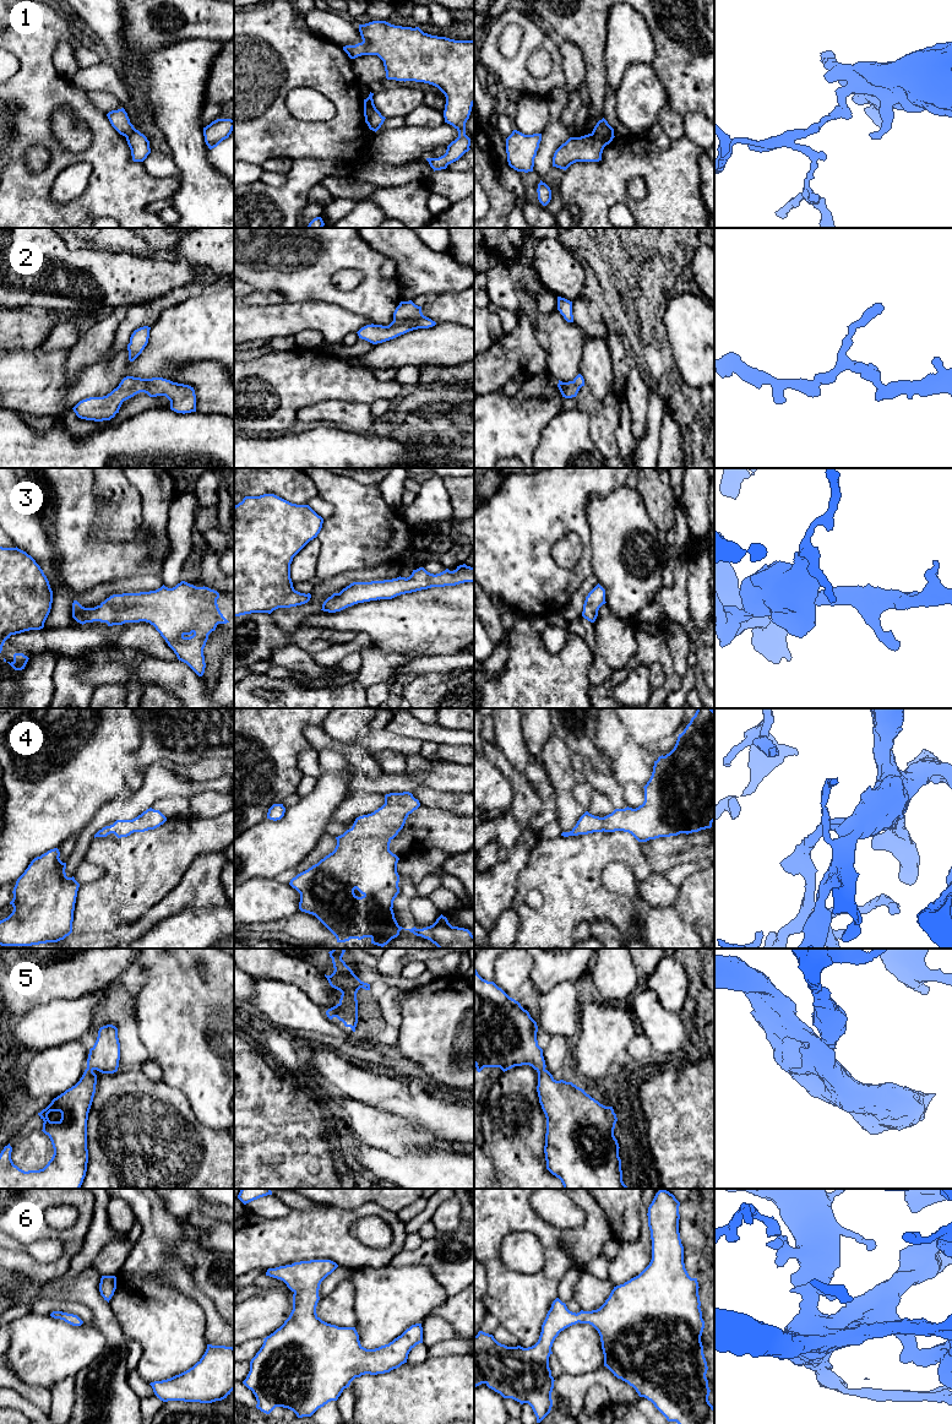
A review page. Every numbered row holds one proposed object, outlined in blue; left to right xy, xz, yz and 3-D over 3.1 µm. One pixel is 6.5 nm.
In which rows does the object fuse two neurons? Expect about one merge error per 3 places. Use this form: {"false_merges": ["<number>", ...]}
{"false_merges": ["1"]}

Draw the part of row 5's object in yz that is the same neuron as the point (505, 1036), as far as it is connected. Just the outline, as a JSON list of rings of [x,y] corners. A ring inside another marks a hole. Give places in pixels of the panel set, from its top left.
[[[474,967],[474,1065],[480,1072],[484,1067],[500,1067],[504,1072],[522,1065],[529,1065],[538,1072],[537,1092],[546,1118],[545,1161],[546,1169],[559,1178],[564,1189],[631,1189],[622,1181],[619,1143],[614,1136],[618,1121],[613,1107],[605,1107],[572,1082],[556,1081],[545,1069],[543,1049],[537,1040],[538,1026],[518,1001],[510,998],[494,982],[483,979]]]

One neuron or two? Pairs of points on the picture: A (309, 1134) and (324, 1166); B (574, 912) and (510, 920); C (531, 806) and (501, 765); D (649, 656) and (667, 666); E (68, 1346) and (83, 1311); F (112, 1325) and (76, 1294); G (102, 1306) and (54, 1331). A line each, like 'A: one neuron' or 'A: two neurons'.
A: one neuron
B: two neurons
C: one neuron
D: one neuron
E: two neurons
F: one neuron
G: two neurons

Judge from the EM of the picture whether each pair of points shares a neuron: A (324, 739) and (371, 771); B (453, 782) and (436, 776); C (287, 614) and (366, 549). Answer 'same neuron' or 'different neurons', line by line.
A: same neuron
B: same neuron
C: different neurons

